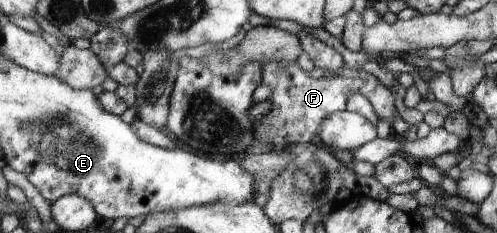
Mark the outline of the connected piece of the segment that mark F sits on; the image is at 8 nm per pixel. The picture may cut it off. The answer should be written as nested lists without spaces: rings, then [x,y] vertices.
[[[268,62],[264,64],[264,83],[268,84],[273,89],[273,95],[270,99],[273,103],[273,109],[265,116],[258,119],[259,123],[255,124],[255,132],[257,133],[256,141],[257,145],[260,142],[271,145],[272,150],[280,152],[285,149],[288,144],[294,144],[295,142],[311,142],[312,137],[317,135],[321,128],[321,121],[327,118],[327,115],[344,110],[347,107],[346,101],[349,100],[353,93],[359,93],[364,95],[372,104],[374,112],[382,119],[386,121],[392,127],[394,121],[394,113],[396,113],[396,106],[394,106],[394,96],[390,92],[390,88],[380,82],[380,80],[373,74],[362,70],[360,76],[356,78],[348,77],[332,77],[332,78],[310,78],[304,70],[298,66],[296,62],[292,64],[283,64],[278,62]]]

